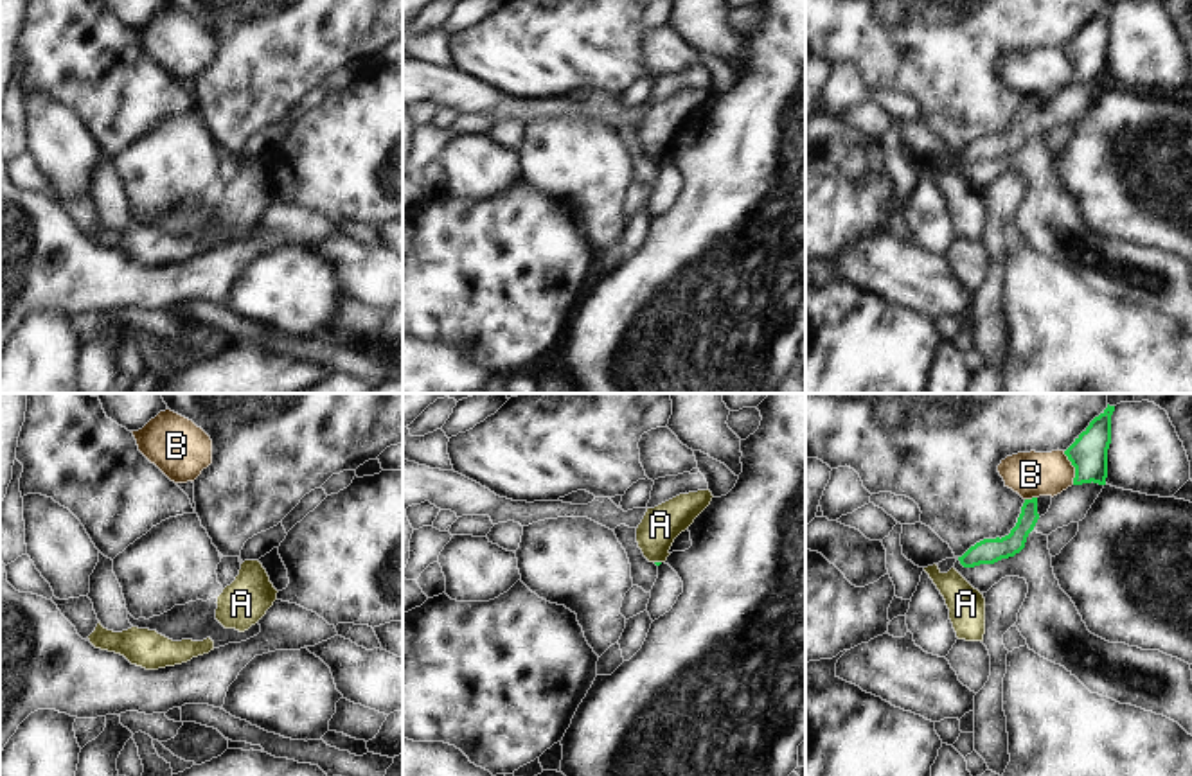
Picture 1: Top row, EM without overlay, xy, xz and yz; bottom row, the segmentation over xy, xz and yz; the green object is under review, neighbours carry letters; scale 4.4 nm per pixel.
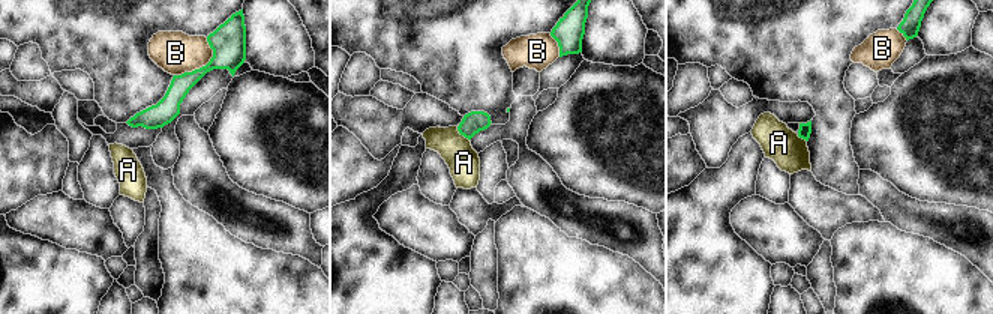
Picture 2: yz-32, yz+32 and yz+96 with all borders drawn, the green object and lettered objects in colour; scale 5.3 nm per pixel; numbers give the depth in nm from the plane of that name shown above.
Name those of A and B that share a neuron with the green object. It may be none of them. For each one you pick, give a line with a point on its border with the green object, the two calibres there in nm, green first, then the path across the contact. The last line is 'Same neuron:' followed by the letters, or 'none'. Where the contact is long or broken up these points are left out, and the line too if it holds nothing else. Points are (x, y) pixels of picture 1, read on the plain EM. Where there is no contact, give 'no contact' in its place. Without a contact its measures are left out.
Same neuron: none

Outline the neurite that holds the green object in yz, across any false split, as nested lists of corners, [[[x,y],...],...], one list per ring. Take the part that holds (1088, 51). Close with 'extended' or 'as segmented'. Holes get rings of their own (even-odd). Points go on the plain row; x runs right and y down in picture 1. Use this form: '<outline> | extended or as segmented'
[[[1109,4],[1095,14],[1090,23],[1064,48],[1075,65],[1073,83],[1099,81],[1106,83],[1107,75],[1107,47],[1111,41],[1111,13],[1115,4]]] | as segmented

